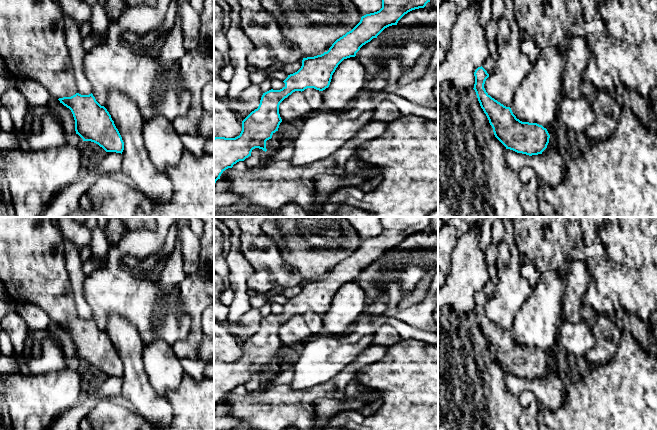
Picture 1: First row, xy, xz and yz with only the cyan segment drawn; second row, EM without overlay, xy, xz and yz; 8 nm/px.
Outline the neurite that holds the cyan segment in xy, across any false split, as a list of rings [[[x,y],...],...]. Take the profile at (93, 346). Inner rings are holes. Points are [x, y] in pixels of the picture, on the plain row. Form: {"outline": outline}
{"outline": [[[76,317],[58,324],[71,334],[76,358],[83,365],[94,366],[106,376],[122,378],[124,374],[122,361],[107,333],[96,325],[92,317],[89,319]]]}

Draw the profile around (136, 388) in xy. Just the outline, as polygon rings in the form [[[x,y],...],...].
[[[112,313],[105,332],[124,366],[121,395],[152,427],[169,425],[173,417],[172,406],[151,387],[143,363],[144,342],[136,326],[124,316]]]

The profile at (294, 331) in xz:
[[[295,315],[285,322],[279,329],[279,338],[282,344],[291,346],[305,344],[315,336],[301,315]]]

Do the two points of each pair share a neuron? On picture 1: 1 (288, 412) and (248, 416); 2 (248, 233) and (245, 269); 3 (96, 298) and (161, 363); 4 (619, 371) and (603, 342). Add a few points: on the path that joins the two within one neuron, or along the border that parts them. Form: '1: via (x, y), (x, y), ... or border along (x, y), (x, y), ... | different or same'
1: via (278, 416), (258, 416) | same
2: border along (240, 235), (240, 250), (254, 271) | different
3: border along (149, 342), (144, 344) | different
4: border along (620, 335), (617, 350), (609, 360), (589, 365) | different

